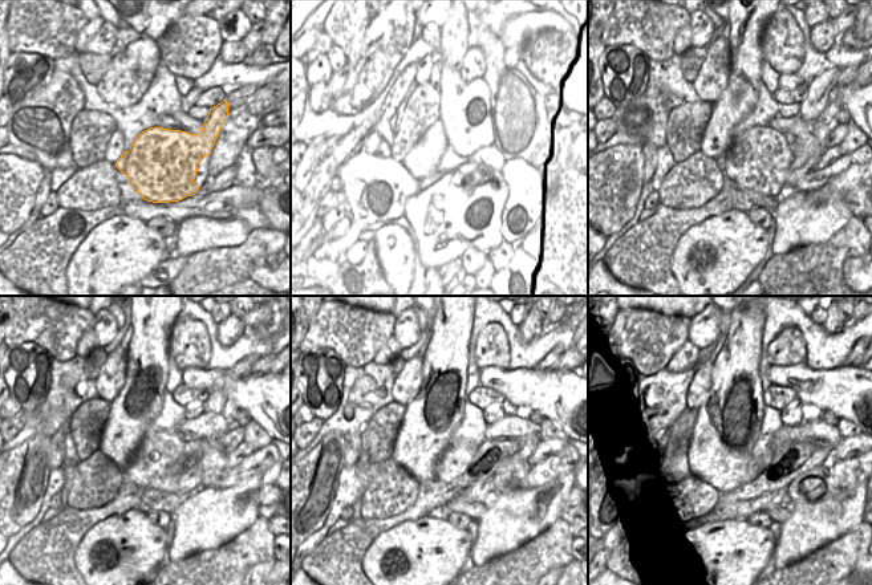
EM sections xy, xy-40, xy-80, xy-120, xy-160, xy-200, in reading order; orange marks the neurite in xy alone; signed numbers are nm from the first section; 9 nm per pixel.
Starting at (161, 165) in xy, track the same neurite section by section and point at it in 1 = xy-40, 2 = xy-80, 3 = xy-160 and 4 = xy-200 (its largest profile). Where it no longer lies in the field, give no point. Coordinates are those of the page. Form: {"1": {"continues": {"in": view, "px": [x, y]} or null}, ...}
{"1": {"continues": {"in": "xy-40", "px": [461, 161]}}, "2": {"continues": {"in": "xy-80", "px": [759, 159]}}, "3": {"continues": {"in": "xy-160", "px": [454, 462]}}, "4": {"continues": {"in": "xy-200", "px": [858, 352]}}}

